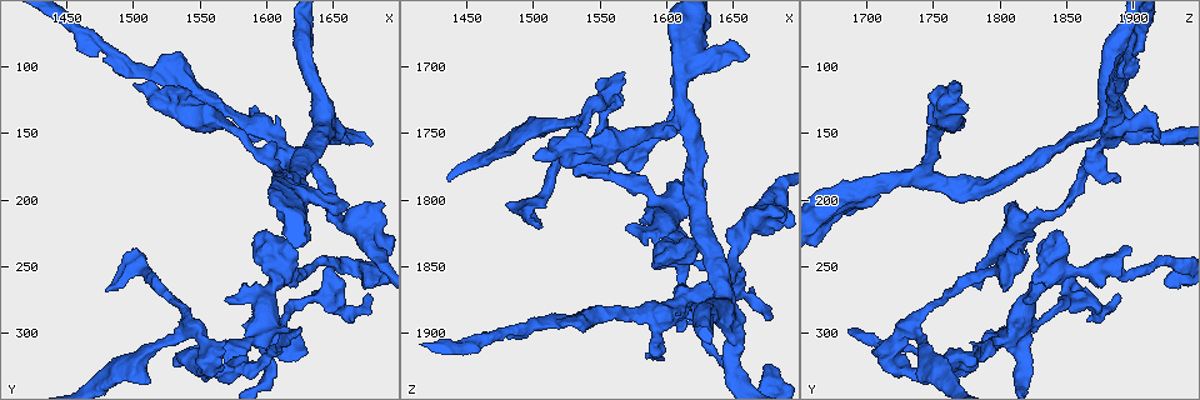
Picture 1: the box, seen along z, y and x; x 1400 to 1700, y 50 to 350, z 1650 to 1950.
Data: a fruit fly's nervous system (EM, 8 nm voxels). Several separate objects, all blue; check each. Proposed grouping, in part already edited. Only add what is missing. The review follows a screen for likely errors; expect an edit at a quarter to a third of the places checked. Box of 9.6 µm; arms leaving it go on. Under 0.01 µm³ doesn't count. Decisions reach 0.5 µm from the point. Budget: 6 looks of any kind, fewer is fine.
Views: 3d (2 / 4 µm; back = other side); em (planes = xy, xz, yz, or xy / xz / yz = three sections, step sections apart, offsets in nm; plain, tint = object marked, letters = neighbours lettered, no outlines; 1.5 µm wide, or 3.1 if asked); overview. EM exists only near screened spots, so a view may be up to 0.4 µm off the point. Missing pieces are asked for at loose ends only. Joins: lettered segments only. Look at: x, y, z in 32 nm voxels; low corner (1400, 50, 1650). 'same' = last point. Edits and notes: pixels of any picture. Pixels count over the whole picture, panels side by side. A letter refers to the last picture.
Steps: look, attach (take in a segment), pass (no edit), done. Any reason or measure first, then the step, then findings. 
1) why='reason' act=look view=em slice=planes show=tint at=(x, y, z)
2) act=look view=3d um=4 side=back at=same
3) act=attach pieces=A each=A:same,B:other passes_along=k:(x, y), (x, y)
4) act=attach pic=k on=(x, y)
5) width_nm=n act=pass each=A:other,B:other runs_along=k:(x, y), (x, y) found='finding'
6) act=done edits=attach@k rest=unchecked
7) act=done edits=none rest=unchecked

why='branch stops here' act=look view=3d um=2 at=(1458, 88, 1904)

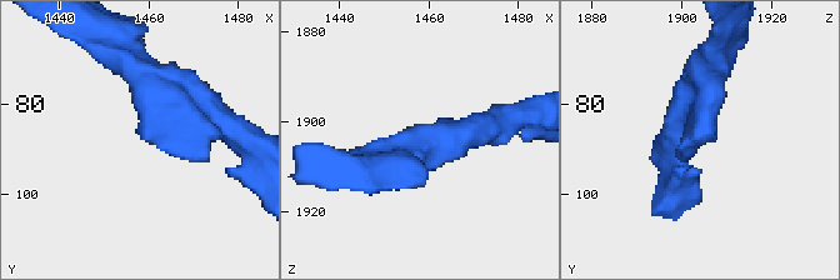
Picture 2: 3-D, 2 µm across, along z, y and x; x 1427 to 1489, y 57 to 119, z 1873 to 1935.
act=look view=em slice=yz step=8 show=tint at=(1459, 88, 1903)

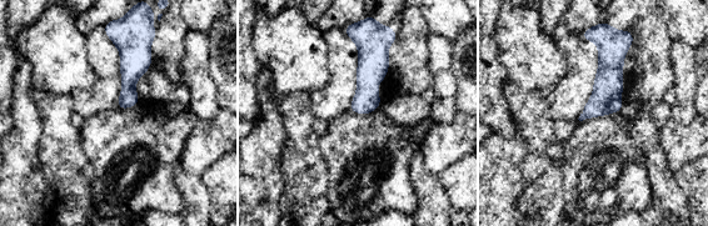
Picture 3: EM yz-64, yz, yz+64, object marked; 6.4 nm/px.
act=look view=em slice=planes show=letters at=same

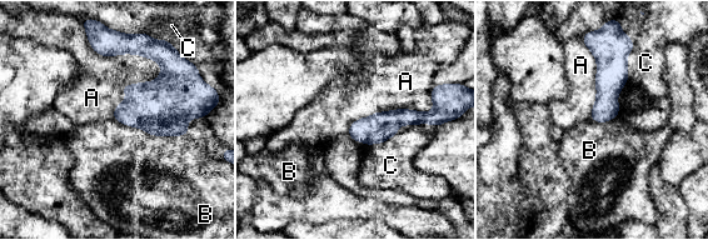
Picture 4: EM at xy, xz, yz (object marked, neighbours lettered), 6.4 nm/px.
act=pass each=A:other,B:other,C:other border=4:(113, 118), (151, 135), (187, 136) found='no lettered segment goes on from it'

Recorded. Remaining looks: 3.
why='free end' act=look view=em slice=planes show=letters at=(1612, 234, 1896)

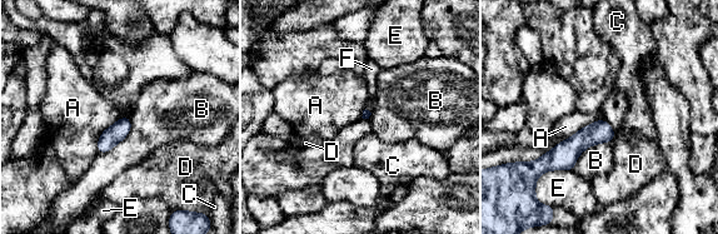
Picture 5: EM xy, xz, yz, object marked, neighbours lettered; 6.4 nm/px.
longest_contact=A:340nm act=pass each=A:other,B:other,C:other,D:other,E:other,F:other border=5:(603, 118), (582, 127), (558, 143) found='none of them fits'

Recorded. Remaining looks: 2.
why='branch stops here' act=look view=em slice=xz step=4 show=letters at=(1628, 296, 1688)

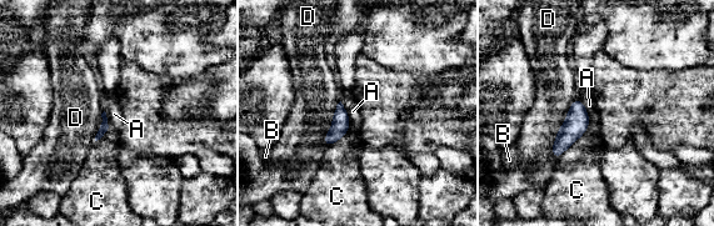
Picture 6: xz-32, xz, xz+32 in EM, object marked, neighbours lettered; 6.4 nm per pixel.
why='another direction' act=look view=em slice=planes show=letters at=same

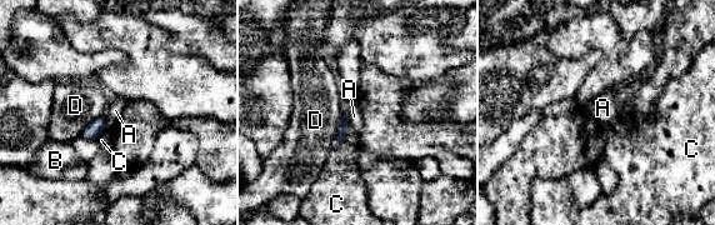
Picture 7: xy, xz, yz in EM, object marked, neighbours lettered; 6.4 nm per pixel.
act=pass each=A:other,B:other,C:other,D:other border=7:(344, 114), (350, 129) found='none of them fits'

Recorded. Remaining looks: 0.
act=done edits=none rest=unchecked

